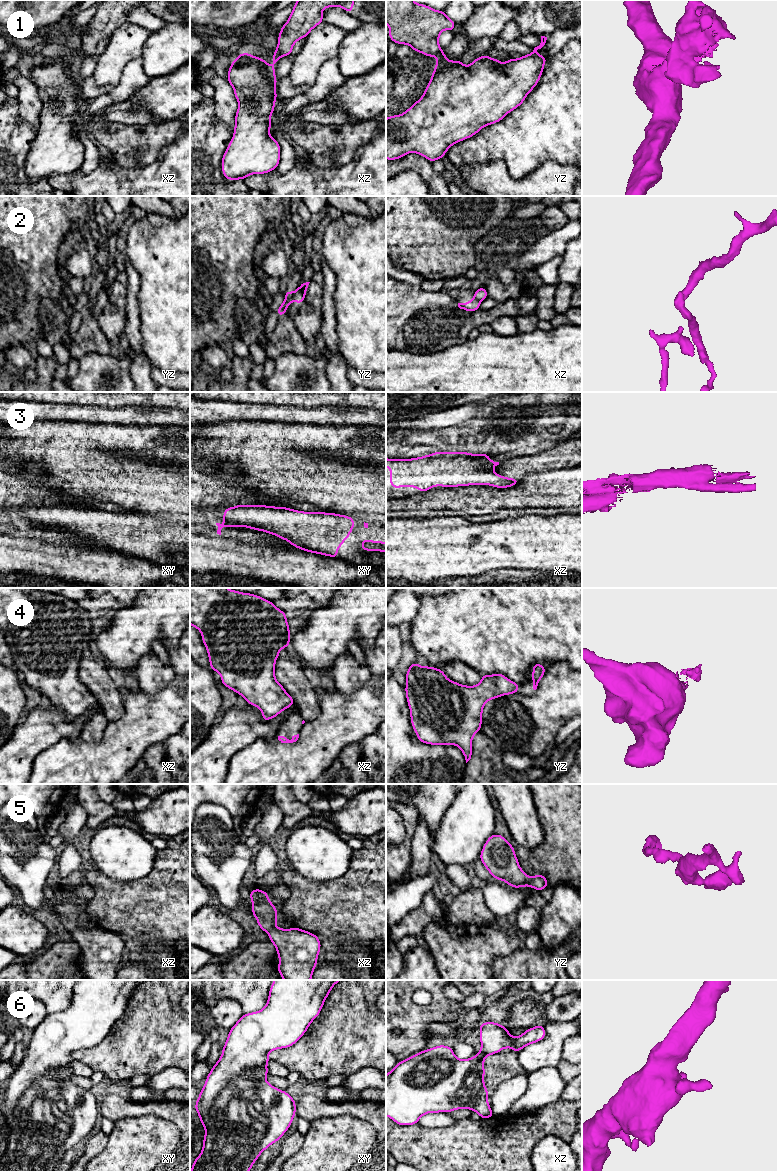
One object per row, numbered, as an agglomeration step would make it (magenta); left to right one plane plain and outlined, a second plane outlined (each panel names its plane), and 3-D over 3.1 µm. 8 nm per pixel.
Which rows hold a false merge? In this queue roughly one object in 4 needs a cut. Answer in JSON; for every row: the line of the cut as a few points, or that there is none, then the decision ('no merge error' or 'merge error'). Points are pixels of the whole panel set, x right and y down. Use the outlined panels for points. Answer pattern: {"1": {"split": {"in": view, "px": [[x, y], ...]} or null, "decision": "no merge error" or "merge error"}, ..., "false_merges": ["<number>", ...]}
{"1": {"split": {"in": "xz", "px": [[276, 50], [282, 55]]}, "decision": "merge error"}, "2": {"split": {"in": "yz", "px": [[293, 293], [291, 299]]}, "decision": "merge error"}, "3": {"split": null, "decision": "no merge error"}, "4": {"split": null, "decision": "no merge error"}, "5": {"split": null, "decision": "no merge error"}, "6": {"split": null, "decision": "no merge error"}, "false_merges": ["1", "2"]}

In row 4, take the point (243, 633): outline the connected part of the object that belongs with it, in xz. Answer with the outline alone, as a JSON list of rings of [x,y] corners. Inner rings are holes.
[[[190,588],[190,625],[203,634],[201,639],[207,649],[210,668],[220,674],[224,686],[243,696],[248,704],[258,707],[263,721],[271,720],[296,703],[275,678],[279,652],[290,645],[291,633],[286,617],[273,602],[258,595],[227,588]]]

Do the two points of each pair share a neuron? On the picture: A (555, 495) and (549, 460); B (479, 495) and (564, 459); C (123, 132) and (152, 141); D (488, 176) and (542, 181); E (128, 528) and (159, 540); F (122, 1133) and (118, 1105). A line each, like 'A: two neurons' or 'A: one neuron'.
A: two neurons
B: two neurons
C: one neuron
D: one neuron
E: one neuron
F: two neurons

